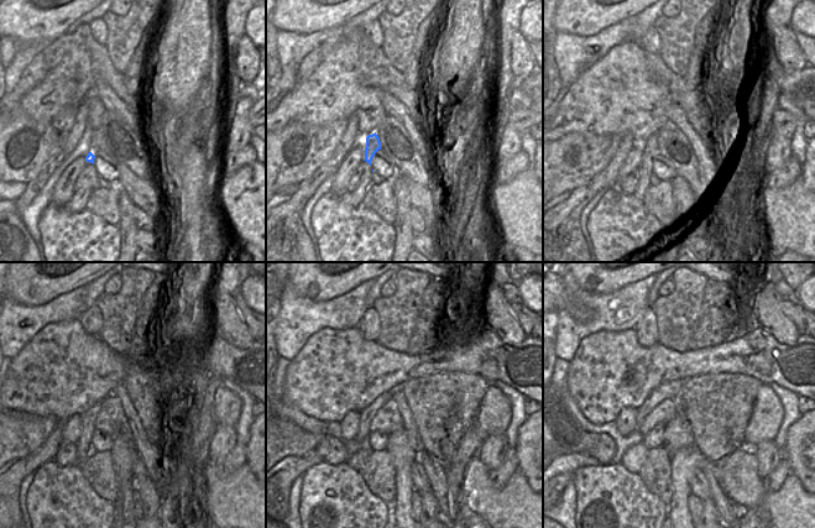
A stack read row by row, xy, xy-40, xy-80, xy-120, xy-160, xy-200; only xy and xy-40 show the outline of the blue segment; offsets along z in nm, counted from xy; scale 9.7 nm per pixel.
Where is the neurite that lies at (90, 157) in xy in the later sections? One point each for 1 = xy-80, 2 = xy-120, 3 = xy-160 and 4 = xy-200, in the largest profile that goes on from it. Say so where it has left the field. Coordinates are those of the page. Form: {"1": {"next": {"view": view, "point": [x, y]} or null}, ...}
{"1": {"next": {"view": "xy-80", "point": [649, 151]}}, "2": {"next": {"view": "xy-120", "point": [84, 448]}}, "3": {"next": {"view": "xy-160", "point": [366, 414]}}, "4": {"next": {"view": "xy-200", "point": [669, 390]}}}

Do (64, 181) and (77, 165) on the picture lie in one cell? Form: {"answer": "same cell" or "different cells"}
{"answer": "same cell"}

